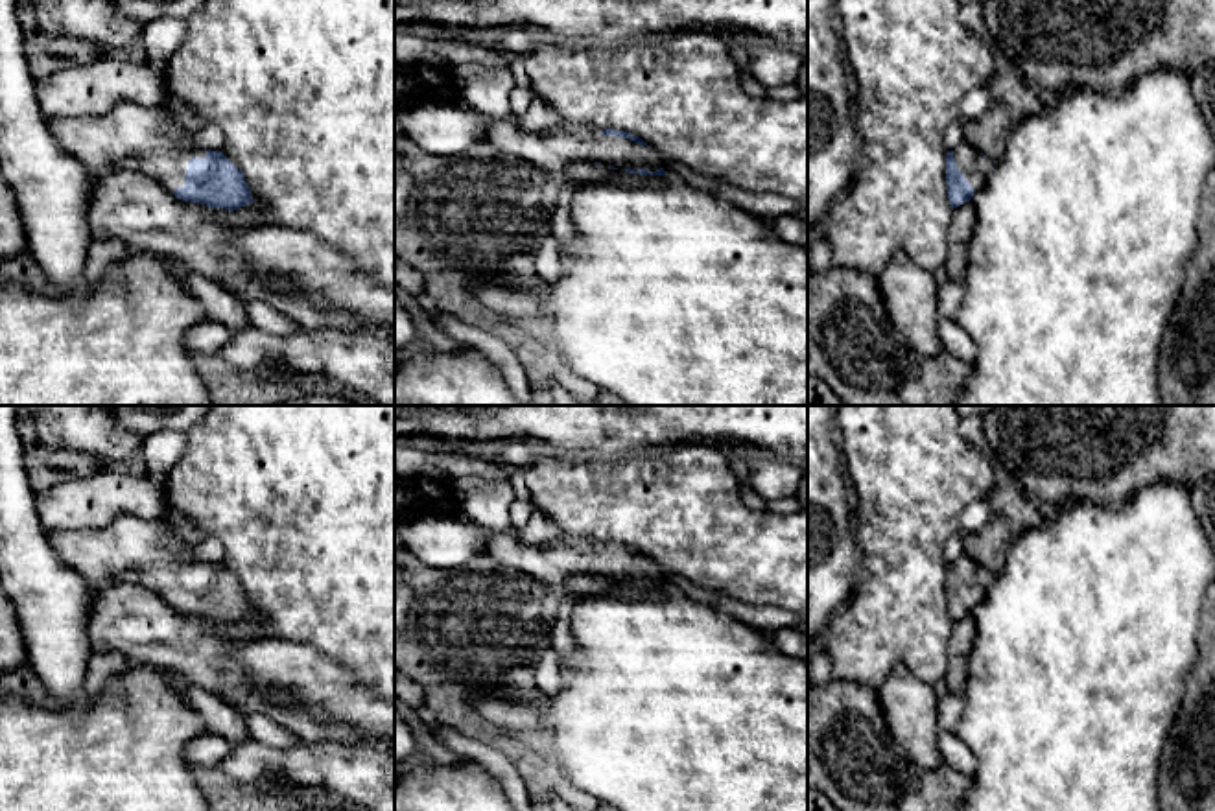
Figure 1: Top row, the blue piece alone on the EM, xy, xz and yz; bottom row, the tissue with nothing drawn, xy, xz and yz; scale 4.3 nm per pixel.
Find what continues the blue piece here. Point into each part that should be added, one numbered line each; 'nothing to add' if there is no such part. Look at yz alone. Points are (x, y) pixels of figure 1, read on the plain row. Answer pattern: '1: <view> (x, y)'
1: yz (976, 581)

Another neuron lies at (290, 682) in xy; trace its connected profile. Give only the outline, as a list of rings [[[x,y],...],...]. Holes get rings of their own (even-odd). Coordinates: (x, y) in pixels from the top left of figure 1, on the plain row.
[[[127,581],[103,588],[87,630],[94,654],[118,651],[129,662],[175,671],[240,713],[264,715],[299,739],[371,745],[395,756],[395,700],[358,684],[312,645],[267,636],[234,645],[206,617],[183,614],[153,590]]]

